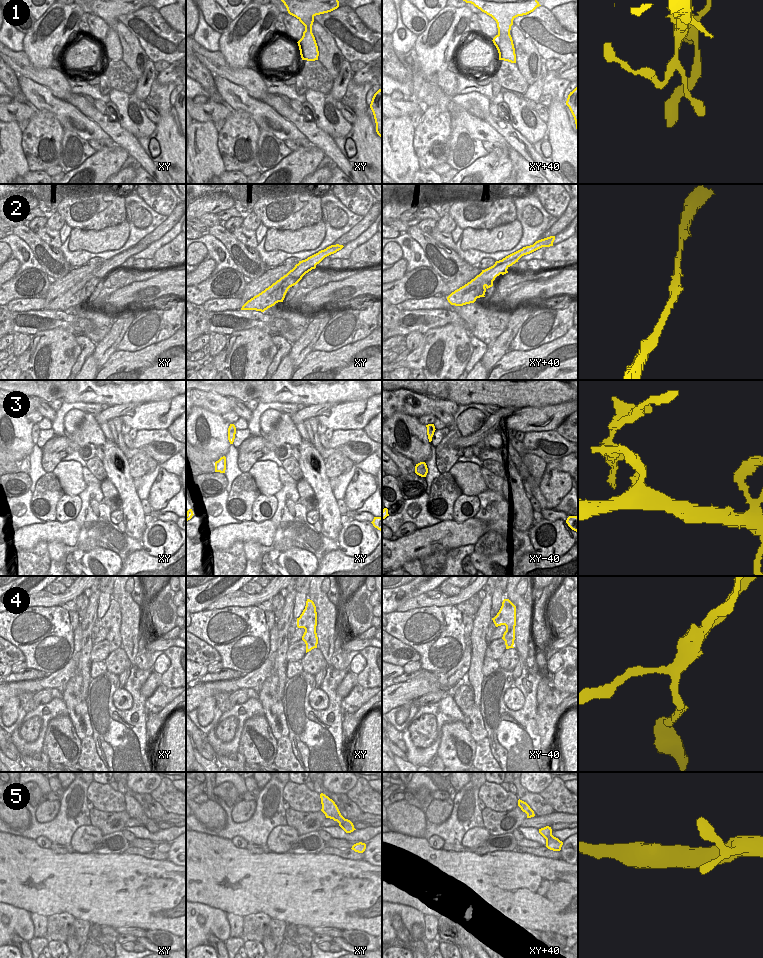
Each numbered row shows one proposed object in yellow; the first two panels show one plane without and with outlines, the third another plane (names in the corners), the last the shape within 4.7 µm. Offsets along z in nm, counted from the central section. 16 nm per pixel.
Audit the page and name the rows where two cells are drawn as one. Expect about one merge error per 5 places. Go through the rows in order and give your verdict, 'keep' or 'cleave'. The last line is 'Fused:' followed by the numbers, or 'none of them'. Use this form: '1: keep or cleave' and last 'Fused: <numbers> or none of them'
1: keep
2: keep
3: cleave
4: cleave
5: keep
Fused: 3, 4

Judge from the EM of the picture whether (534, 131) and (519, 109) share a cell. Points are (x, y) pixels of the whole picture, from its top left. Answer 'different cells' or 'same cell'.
same cell

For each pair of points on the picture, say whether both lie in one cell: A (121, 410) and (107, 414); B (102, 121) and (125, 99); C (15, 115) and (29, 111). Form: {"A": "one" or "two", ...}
{"A": "one", "B": "two", "C": "one"}

